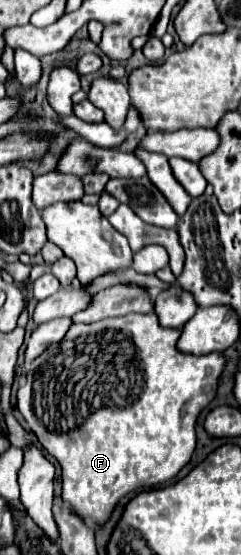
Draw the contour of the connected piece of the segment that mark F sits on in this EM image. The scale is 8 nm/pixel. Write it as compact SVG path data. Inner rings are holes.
M131 313L125 317L113 317L113 319L103 319L97 323L89 323L89 325L71 325L67 335L63 337L61 343L51 345L47 351L43 351L29 367L27 373L27 383L23 389L17 391L17 409L21 411L21 415L25 417L29 431L35 433L39 445L47 451L47 455L55 457L57 463L63 469L63 491L61 491L61 499L63 503L69 503L69 507L73 509L73 513L77 513L79 519L89 521L95 527L103 527L117 503L125 497L131 495L135 491L141 489L153 489L153 487L161 487L167 481L171 481L191 459L193 449L195 449L195 421L197 415L209 405L209 401L215 397L215 389L217 389L217 377L223 371L225 359L219 353L209 353L209 355L181 355L181 351L177 351L175 343L179 339L179 329L165 329L159 327L159 321L153 313Z

